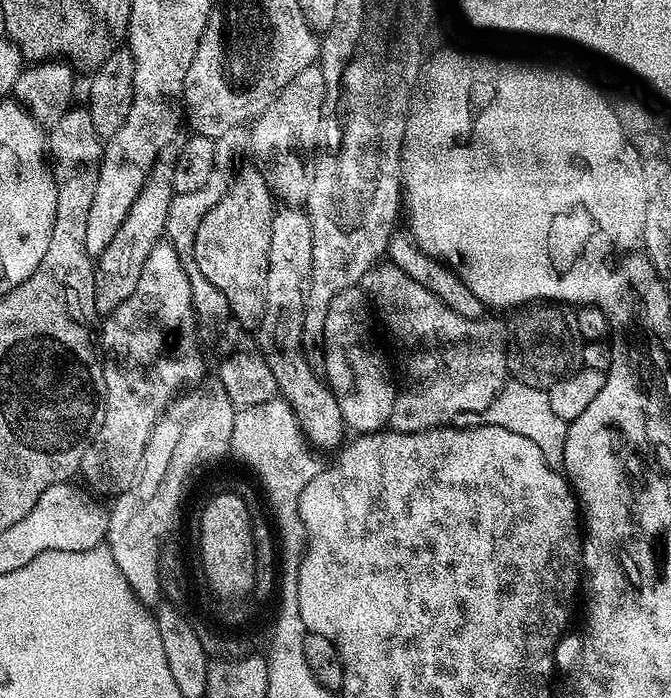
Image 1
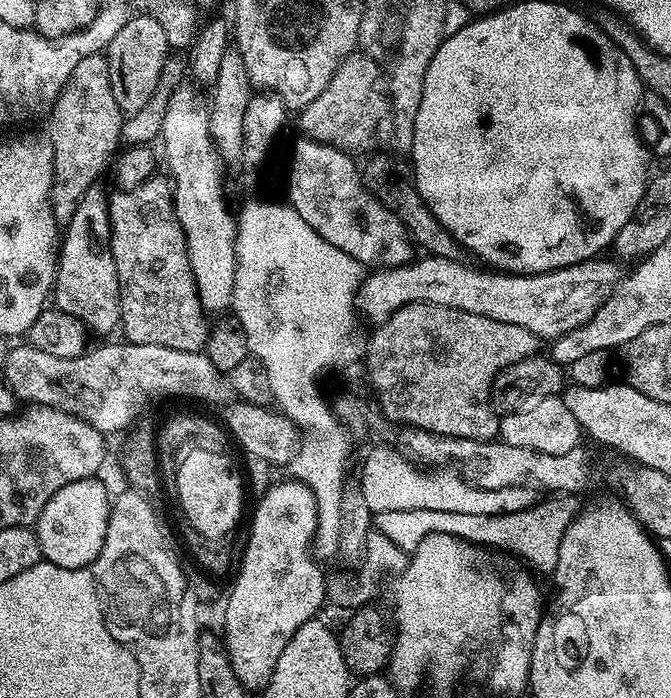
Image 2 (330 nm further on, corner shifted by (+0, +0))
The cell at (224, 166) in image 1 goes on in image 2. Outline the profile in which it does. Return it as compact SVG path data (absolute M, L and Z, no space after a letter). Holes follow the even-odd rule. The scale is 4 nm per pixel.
M153 174L134 190L113 193L107 197L112 231L108 244L112 248L114 270L118 272L123 339L129 344L201 351L208 342L210 320L198 298L186 238L172 205L169 177Z

